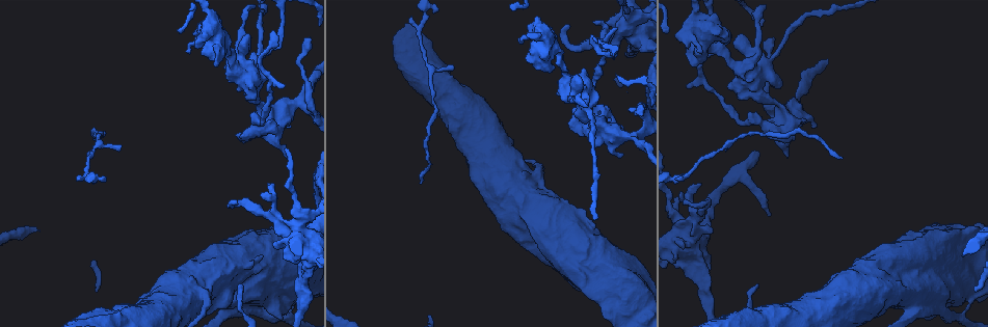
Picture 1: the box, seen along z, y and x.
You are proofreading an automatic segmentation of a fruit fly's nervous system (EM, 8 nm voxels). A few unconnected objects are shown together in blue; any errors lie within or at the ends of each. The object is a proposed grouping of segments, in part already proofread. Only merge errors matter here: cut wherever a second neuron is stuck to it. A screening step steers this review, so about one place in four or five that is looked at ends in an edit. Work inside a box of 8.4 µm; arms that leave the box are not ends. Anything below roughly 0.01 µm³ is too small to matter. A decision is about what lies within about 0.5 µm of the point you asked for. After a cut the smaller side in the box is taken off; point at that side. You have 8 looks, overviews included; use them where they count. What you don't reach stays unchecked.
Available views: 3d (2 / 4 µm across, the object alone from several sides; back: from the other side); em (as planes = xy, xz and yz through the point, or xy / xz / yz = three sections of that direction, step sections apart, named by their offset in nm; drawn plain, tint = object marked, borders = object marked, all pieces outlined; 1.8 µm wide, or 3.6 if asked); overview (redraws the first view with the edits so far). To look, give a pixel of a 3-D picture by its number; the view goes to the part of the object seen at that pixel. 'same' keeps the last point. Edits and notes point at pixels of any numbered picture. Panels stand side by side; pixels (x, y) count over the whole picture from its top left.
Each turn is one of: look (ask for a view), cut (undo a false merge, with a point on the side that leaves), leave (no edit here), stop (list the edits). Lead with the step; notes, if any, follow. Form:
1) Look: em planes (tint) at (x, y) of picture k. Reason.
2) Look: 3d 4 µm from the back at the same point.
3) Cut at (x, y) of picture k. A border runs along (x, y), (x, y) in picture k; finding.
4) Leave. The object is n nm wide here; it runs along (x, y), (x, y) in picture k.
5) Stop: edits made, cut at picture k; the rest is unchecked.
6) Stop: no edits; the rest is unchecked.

Look: em planes (tint) at (263, 54) of picture 1. Abrupt turn.

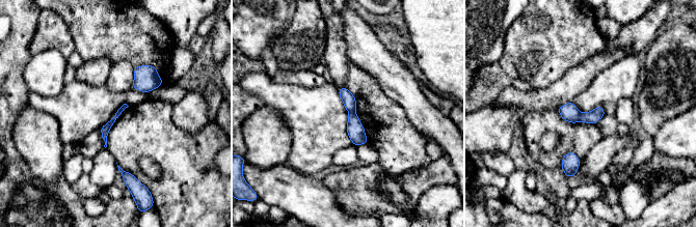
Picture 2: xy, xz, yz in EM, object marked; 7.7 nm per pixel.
Cut at (593, 116) of picture 2. A border runs along (582, 113), (579, 120) in picture 2; two neurons meet here.

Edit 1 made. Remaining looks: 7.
Look: 3d 4 µm at (910, 314) of picture 1. Sudden change in width.

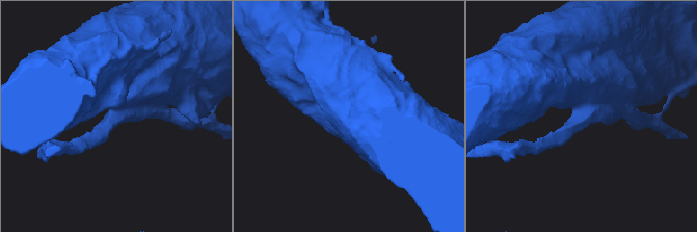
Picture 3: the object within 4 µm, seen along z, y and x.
Look: em 3.6 µm planes (tint) at (113, 113) of picture 3.

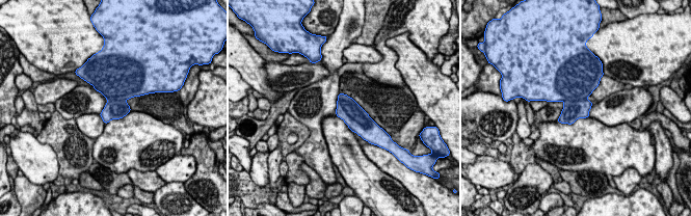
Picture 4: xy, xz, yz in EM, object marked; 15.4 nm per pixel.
Cut at (573, 110) of picture 4. A border runs along (586, 98), (563, 101) in picture 4; two neurons meet here.

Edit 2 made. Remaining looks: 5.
Look: overview.

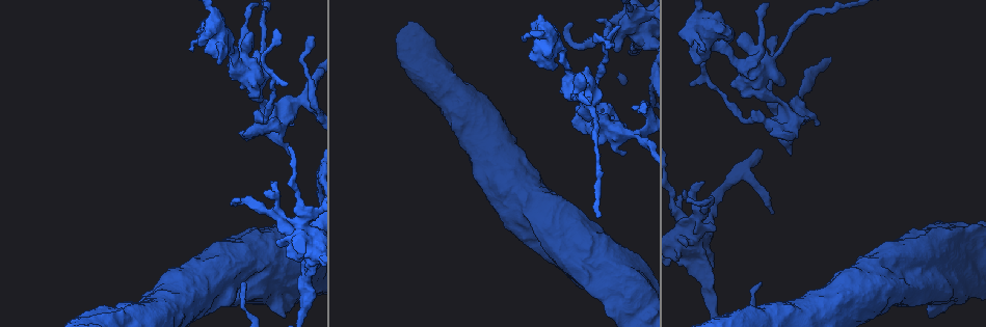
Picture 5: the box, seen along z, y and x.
Look: em yz step 16 (tint) at (270, 115) of picture 5. Looks like a crossing.

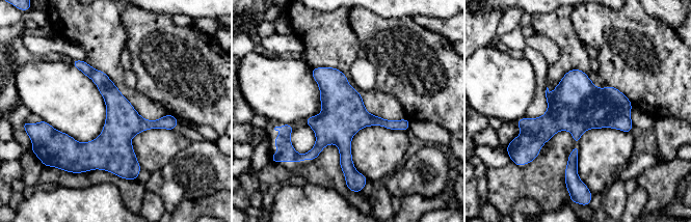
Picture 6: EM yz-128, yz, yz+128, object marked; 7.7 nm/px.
Leave. The object is 280 nm wide here; it runs along (81, 64), (117, 106), (120, 173) in picture 6; all the same neuron.

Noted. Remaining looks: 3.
Stop: edits made, cut at picture 2, cut at picture 4; the rest is unchecked.

